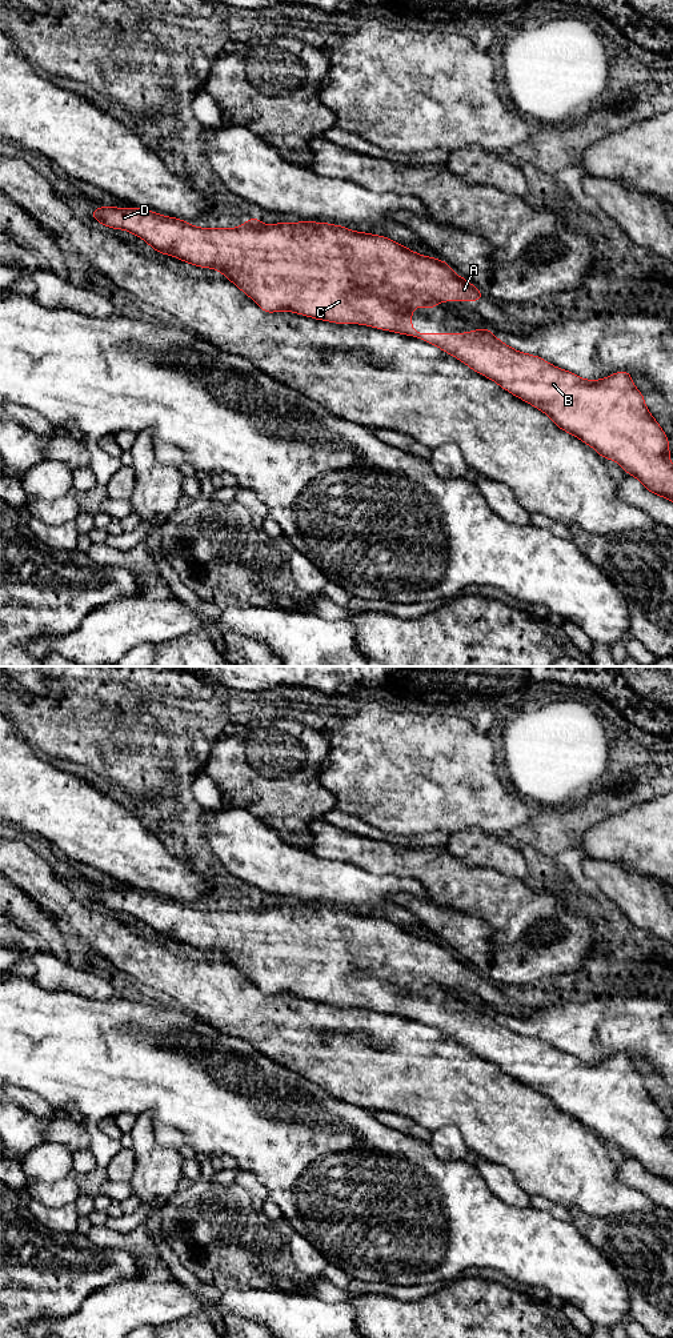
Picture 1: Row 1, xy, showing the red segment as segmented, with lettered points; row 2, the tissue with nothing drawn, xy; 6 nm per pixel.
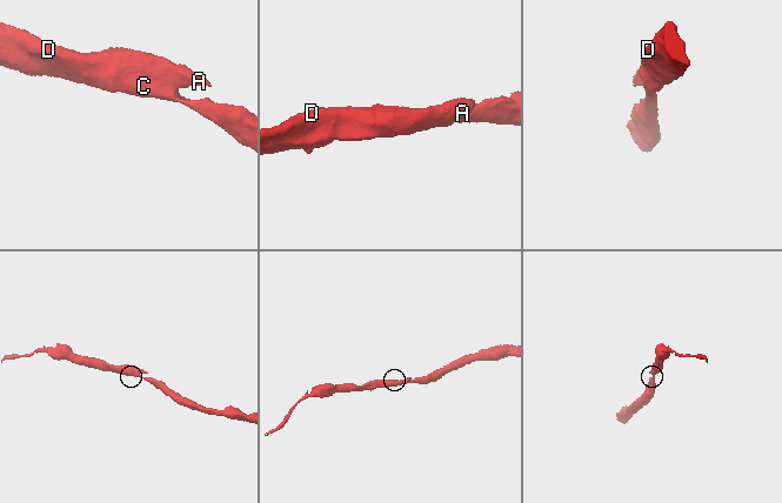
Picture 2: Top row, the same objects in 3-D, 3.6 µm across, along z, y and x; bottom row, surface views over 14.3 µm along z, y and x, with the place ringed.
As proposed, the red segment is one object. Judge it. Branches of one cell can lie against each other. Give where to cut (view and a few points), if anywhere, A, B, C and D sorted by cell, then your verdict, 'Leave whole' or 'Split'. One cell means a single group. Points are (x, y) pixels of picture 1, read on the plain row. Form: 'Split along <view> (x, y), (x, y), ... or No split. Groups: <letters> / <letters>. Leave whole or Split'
No split. Groups: A B C D. Leave whole

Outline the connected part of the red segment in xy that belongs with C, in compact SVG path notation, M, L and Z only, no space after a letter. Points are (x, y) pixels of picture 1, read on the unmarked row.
M107 888L103 890L92 892L91 898L96 901L101 908L107 908L112 912L124 912L128 913L137 920L143 921L145 925L148 925L153 932L156 932L160 937L169 937L173 940L180 941L181 944L189 945L192 948L197 948L201 950L213 950L219 956L223 956L228 960L229 964L232 964L239 972L241 972L245 977L248 977L264 994L267 996L275 996L279 993L288 993L292 996L304 997L312 1001L323 1002L323 1004L331 1004L337 1006L361 1006L373 1009L382 1013L390 1013L401 1017L408 1017L414 1021L420 1021L425 1025L433 1026L438 1030L441 1030L445 1035L454 1038L457 1042L466 1046L470 1051L476 1053L477 1055L490 1061L492 1063L497 1065L502 1071L510 1074L516 1079L524 1082L525 1085L536 1089L541 1094L544 1094L561 1113L565 1113L570 1115L572 1118L578 1119L582 1125L590 1127L598 1137L601 1137L605 1142L610 1141L614 1142L617 1146L620 1146L625 1155L632 1157L637 1162L640 1162L646 1173L650 1173L652 1175L656 1175L657 1178L661 1178L664 1181L668 1181L673 1183L673 1147L669 1143L669 1138L672 1137L669 1134L669 1123L660 1109L660 1106L654 1102L654 1099L649 1095L645 1083L644 1077L634 1069L632 1057L625 1053L618 1053L614 1057L605 1059L602 1062L584 1062L576 1055L560 1051L549 1045L546 1045L544 1041L528 1035L517 1034L516 1031L510 1030L508 1026L501 1025L493 1014L489 1011L477 1011L470 1013L468 1015L421 1015L418 1013L412 1011L412 994L416 989L422 990L434 990L437 986L442 984L478 984L482 982L484 976L480 974L474 968L472 968L469 964L466 964L464 960L460 960L456 957L450 948L442 942L436 942L434 940L426 940L422 937L418 937L408 930L405 930L401 926L397 926L392 924L388 920L384 918L376 918L372 916L364 916L364 914L356 914L349 913L345 909L341 908L333 908L327 905L313 905L313 904L299 904L296 906L291 905L279 905L279 906L271 906L265 908L263 906L259 900L251 900L247 905L244 905L239 910L199 910L188 906L184 902L176 901L176 900L167 900L164 897L144 893L140 890L132 890L132 892L123 892L116 890L112 888Z

